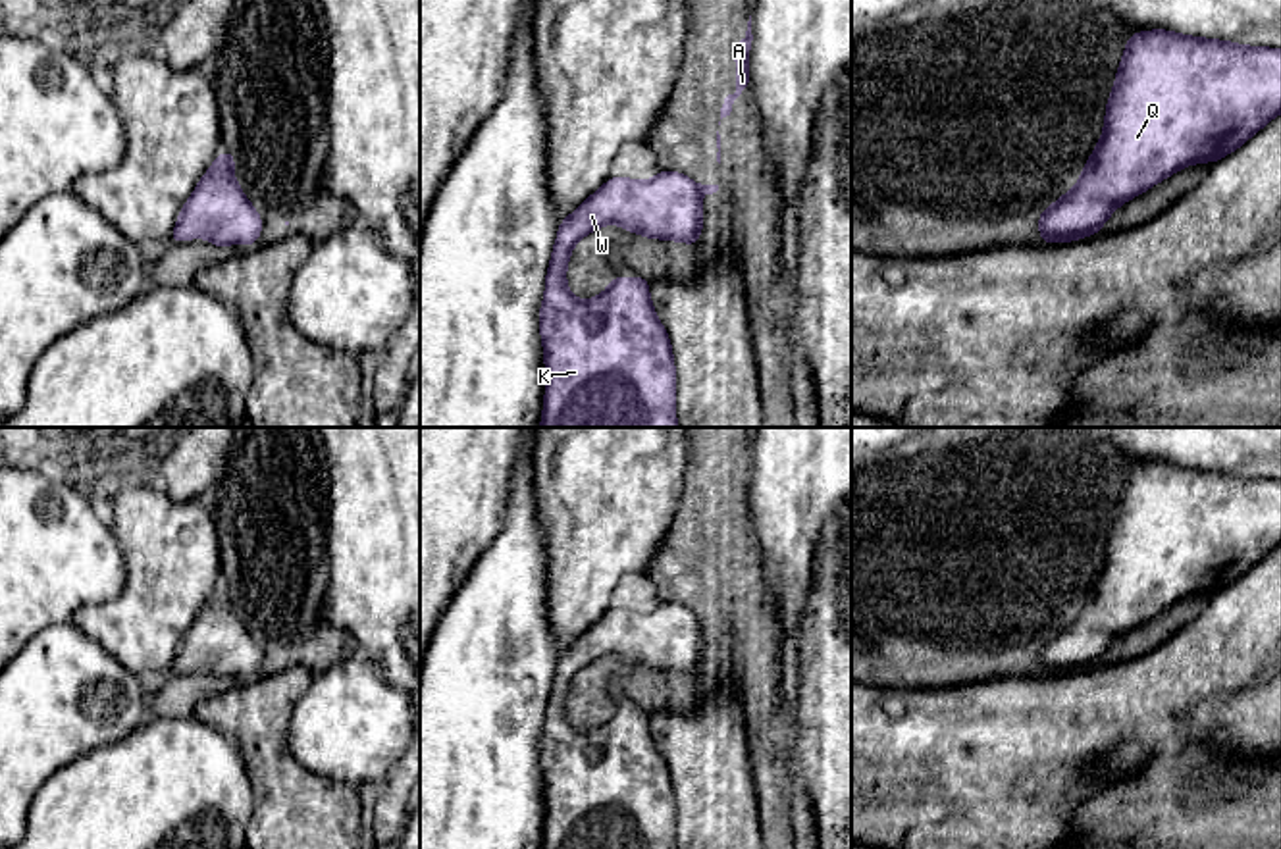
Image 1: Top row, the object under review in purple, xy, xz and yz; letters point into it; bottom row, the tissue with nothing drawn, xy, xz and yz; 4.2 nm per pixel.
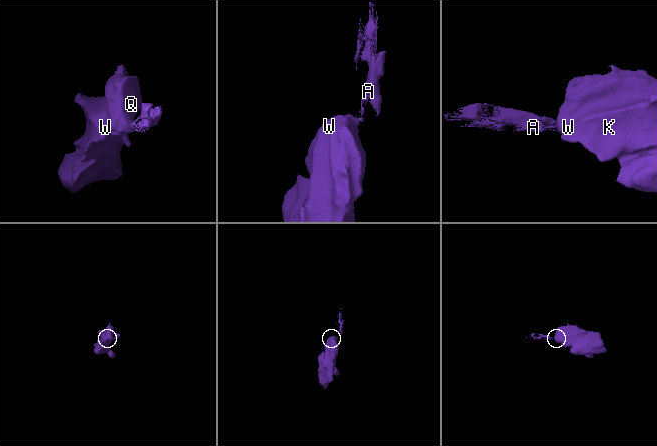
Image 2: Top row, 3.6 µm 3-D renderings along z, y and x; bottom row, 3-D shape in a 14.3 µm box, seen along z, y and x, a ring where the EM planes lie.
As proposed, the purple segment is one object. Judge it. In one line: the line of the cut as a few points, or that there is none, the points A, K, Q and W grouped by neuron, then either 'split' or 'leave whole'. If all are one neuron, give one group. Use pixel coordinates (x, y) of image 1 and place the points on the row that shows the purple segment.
cut in xz along (694, 183), (700, 193); A / K Q W; split

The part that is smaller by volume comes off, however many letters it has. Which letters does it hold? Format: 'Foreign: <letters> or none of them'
Foreign: A

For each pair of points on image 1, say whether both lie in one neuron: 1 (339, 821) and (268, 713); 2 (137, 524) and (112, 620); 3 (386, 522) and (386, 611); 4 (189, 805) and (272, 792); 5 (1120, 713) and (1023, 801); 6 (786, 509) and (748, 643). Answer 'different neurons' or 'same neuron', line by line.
1: same neuron
2: same neuron
3: same neuron
4: different neurons
5: same neuron
6: different neurons

